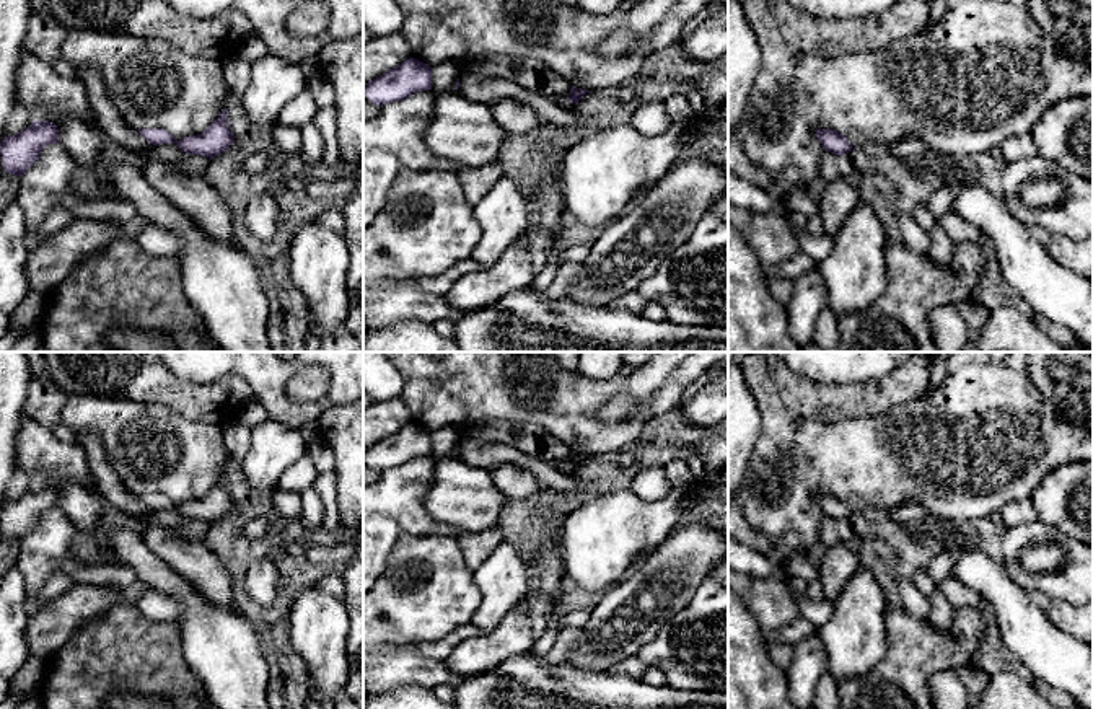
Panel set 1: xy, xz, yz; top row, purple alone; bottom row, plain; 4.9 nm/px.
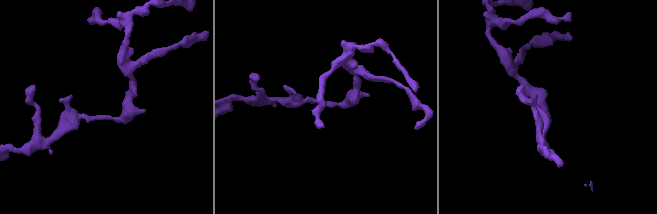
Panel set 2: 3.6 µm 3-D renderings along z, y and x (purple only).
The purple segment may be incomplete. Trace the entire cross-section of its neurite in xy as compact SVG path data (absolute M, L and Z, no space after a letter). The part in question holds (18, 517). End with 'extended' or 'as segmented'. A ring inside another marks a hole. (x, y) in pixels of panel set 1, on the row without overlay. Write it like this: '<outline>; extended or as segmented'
M33 486L33 489L0 507L0 520L7 538L23 541L23 538L39 525L39 518L59 509L59 494L49 486Z; as segmented

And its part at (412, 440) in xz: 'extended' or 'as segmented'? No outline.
as segmented

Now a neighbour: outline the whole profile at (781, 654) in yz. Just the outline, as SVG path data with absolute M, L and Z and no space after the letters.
M774 642L769 645L769 655L772 662L782 670L788 670L793 657L793 647L782 642Z

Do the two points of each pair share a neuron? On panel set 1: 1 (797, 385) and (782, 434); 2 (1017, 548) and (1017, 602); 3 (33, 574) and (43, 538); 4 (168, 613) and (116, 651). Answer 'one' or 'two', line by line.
1: two
2: two
3: one
4: two

